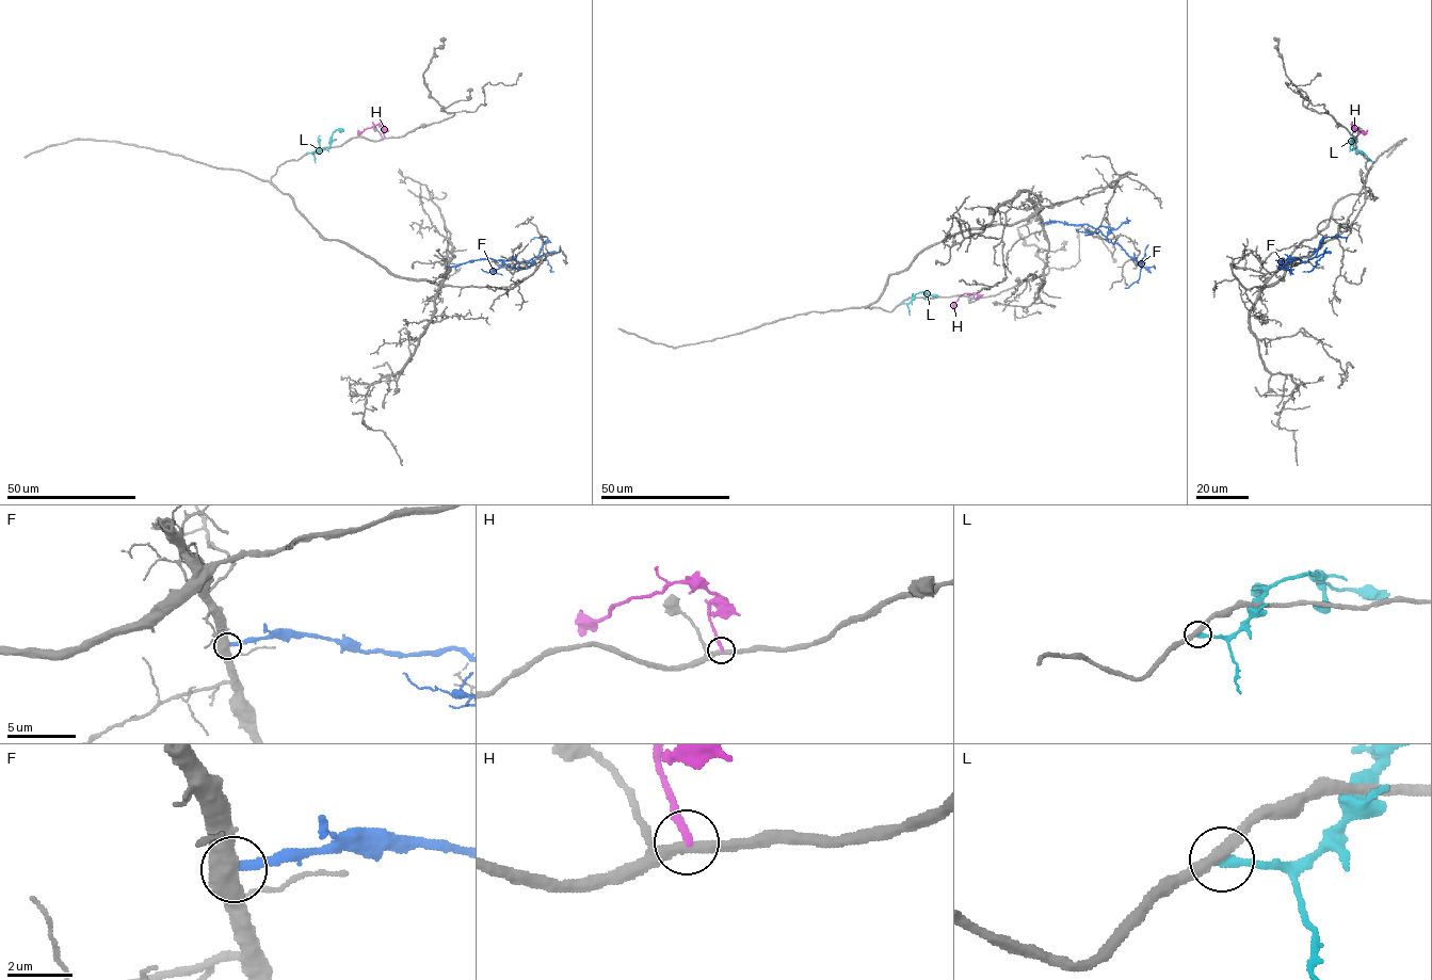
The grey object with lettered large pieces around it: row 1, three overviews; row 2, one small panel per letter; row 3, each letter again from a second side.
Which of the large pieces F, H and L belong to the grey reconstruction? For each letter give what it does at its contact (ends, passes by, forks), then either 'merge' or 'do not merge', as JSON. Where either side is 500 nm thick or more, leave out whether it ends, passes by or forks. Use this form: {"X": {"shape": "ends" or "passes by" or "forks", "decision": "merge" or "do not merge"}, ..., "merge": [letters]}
{"F": {"decision": "do not merge"}, "H": {"shape": "ends", "decision": "do not merge"}, "L": {"shape": "ends", "decision": "do not merge"}, "merge": []}

